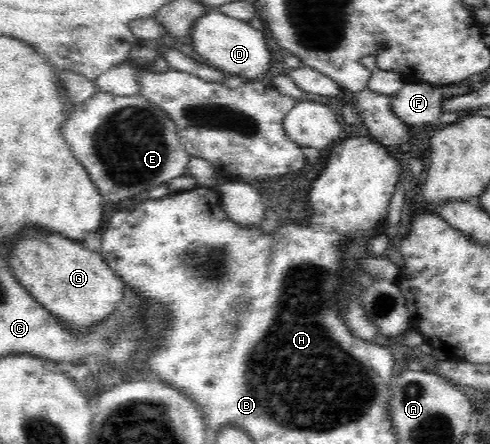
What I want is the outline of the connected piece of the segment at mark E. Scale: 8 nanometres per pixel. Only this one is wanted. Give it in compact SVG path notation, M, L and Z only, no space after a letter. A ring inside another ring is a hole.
M97 90L87 102L72 106L62 133L105 203L115 203L186 175L191 158L179 140L176 124L141 94L115 96Z

